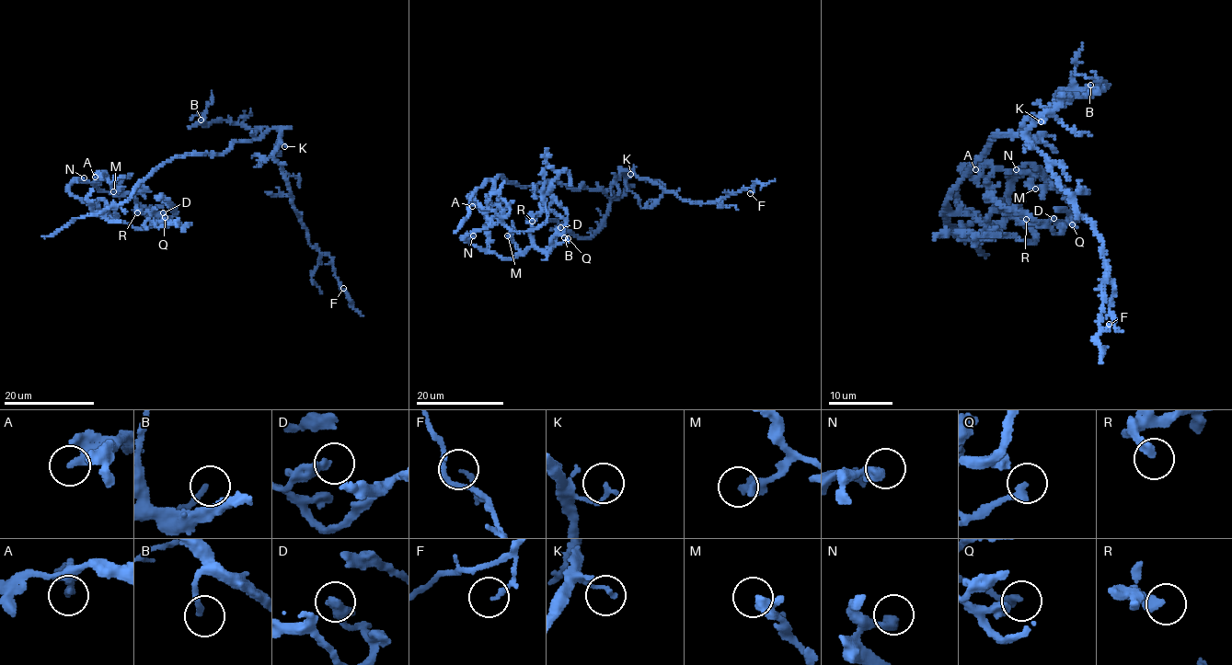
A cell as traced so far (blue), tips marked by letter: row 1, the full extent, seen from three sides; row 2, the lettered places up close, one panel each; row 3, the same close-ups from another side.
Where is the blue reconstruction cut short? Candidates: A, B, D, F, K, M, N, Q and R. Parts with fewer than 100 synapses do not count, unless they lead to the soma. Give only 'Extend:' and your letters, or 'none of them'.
Extend: none of them

